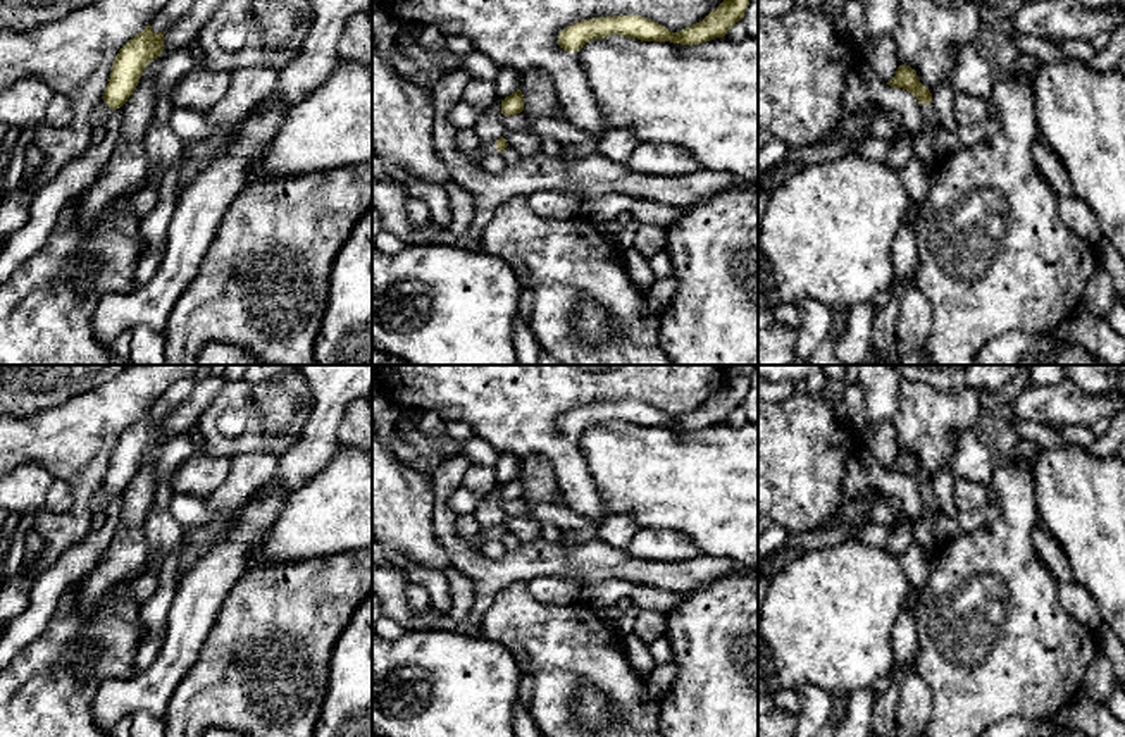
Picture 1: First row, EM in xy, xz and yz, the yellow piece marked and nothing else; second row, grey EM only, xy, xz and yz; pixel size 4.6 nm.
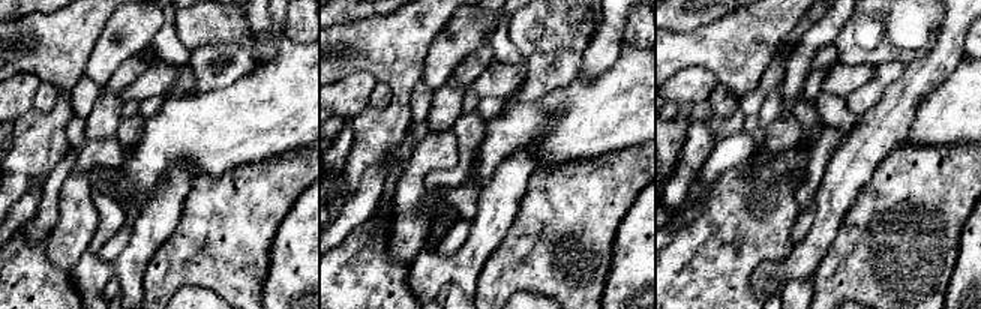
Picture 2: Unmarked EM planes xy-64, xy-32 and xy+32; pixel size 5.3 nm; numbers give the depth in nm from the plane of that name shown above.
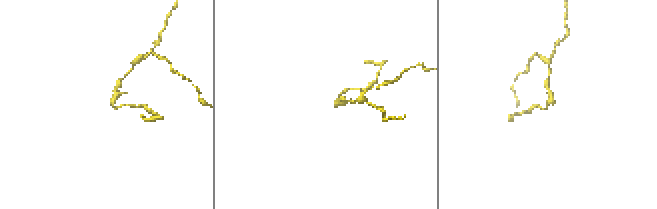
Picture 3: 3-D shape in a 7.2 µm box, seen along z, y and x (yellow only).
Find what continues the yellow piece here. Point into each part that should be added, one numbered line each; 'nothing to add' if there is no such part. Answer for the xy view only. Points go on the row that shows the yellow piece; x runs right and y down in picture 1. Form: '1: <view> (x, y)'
1: xy (99, 114)

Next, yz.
1: yz (927, 112)

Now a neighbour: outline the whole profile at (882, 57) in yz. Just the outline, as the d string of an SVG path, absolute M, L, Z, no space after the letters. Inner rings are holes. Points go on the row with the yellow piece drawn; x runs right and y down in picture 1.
M894 34L872 41L865 60L884 83L889 83L899 67Z

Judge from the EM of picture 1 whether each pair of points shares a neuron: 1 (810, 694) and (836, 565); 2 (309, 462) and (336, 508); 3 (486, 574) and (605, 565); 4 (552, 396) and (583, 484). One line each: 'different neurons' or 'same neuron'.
1: different neurons
2: different neurons
3: same neuron
4: same neuron

